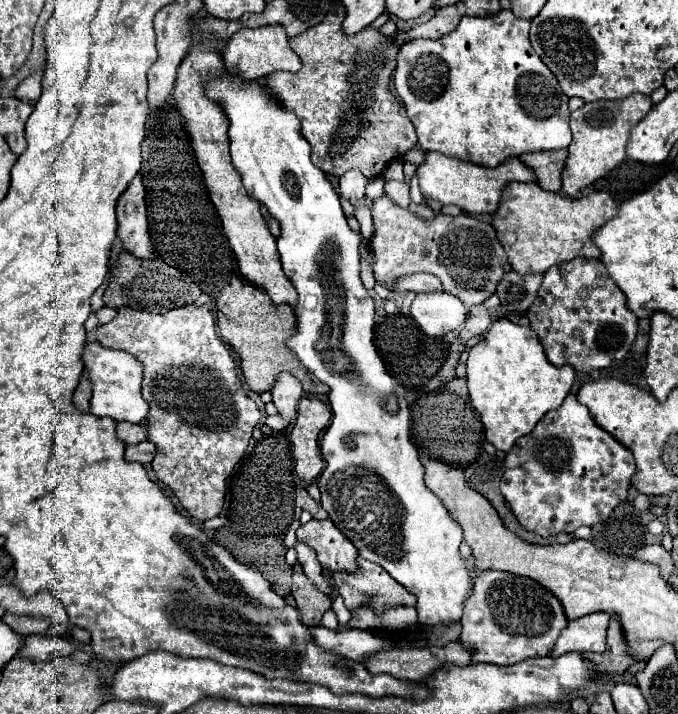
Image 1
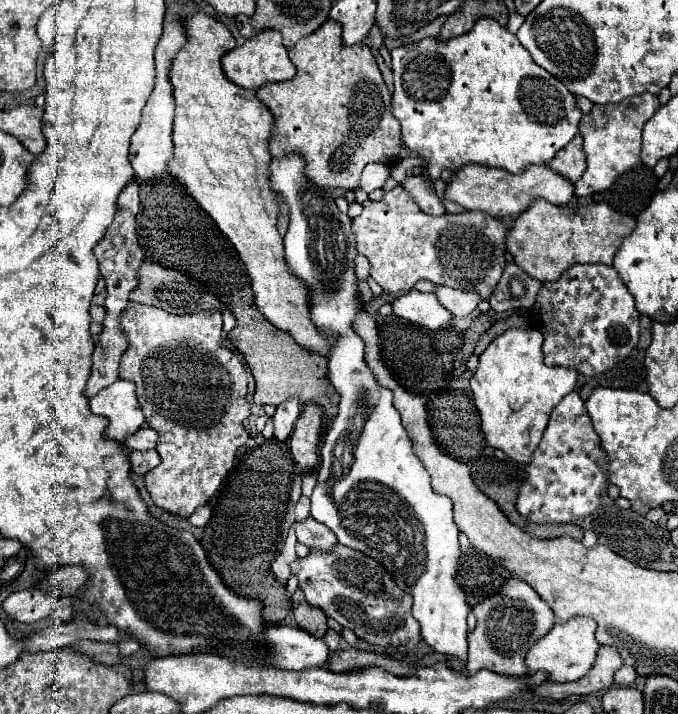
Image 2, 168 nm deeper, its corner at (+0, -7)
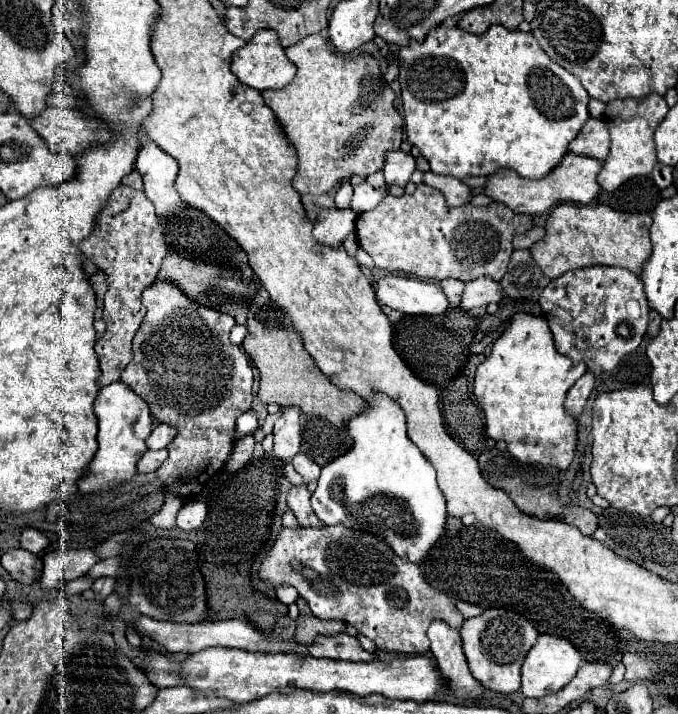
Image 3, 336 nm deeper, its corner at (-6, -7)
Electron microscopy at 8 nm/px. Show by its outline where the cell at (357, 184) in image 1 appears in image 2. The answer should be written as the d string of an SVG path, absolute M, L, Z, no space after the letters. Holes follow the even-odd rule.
M368 163L362 171L362 185L360 189L370 193L374 189L380 189L384 187L386 179L390 177L392 173L392 165L390 163Z

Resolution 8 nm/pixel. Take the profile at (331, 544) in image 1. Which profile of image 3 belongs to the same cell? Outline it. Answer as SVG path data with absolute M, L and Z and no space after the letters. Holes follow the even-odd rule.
M302 485L302 487L292 487L292 491L290 491L290 495L288 495L288 507L290 507L290 511L294 513L294 517L298 519L298 523L300 523L302 527L314 527L314 529L326 527L326 525L314 515L314 511L312 511L312 507L310 507L310 493L308 493L306 485Z

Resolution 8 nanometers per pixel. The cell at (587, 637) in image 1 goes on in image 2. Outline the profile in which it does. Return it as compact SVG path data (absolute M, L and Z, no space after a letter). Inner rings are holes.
M576 617L576 619L568 619L562 625L554 625L552 631L548 631L548 635L544 635L544 639L536 641L534 647L528 651L526 655L526 667L528 667L528 675L534 675L538 671L548 675L548 681L554 683L564 683L564 681L576 681L582 675L586 675L596 659L598 653L598 641L594 637L596 631L596 623L592 623L592 619L586 617Z

